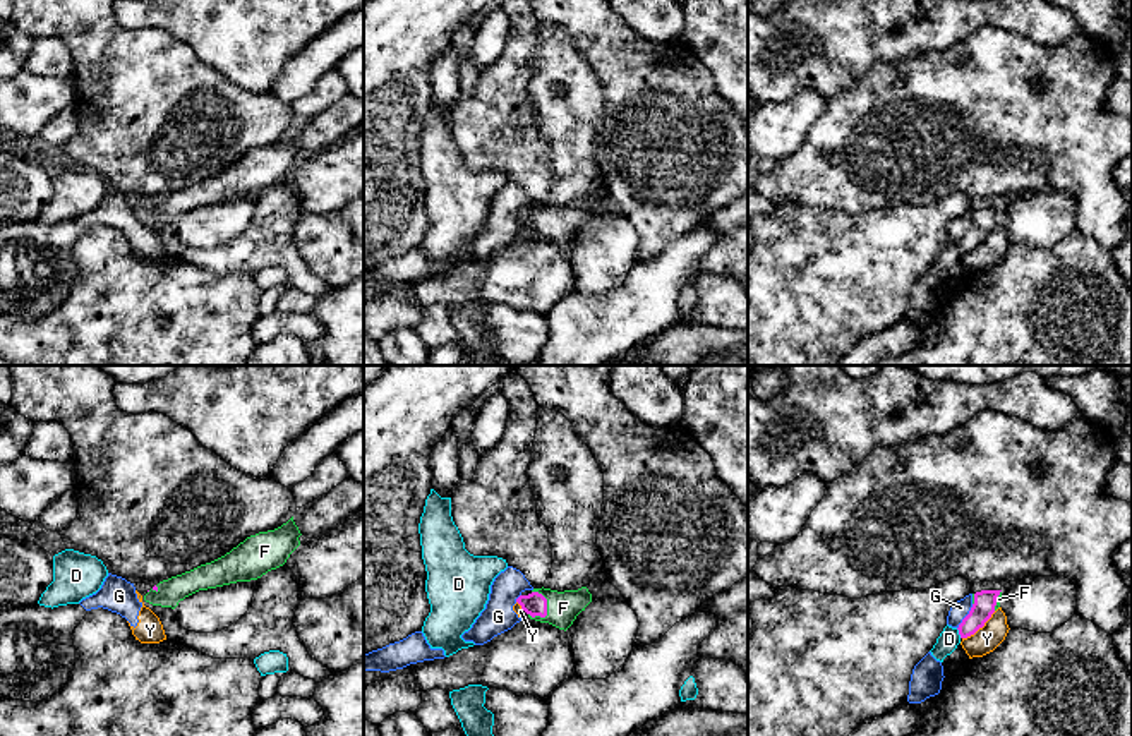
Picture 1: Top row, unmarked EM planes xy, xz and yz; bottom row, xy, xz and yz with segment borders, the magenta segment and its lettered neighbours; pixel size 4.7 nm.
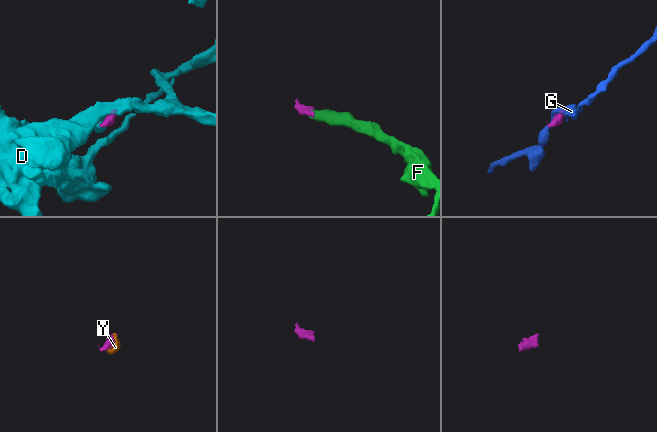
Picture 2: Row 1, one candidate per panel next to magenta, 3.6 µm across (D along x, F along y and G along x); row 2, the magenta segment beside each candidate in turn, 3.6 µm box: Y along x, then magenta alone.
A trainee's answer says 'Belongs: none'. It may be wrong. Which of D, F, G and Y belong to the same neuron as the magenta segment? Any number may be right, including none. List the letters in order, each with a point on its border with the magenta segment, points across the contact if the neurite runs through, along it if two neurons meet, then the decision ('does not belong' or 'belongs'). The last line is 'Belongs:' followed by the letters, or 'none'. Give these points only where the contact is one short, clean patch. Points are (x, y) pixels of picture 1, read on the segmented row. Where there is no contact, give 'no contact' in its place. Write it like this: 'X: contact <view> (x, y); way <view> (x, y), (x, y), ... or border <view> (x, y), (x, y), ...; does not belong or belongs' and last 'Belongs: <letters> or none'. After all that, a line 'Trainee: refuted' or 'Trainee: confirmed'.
D: contact yz (959, 633); border yz (956, 628), (961, 637); does not belong
F: contact xz (546, 603); way xz (535, 604), (546, 603), (563, 608); belongs
G: contact yz (966, 616); border yz (973, 604), (957, 628); does not belong
Y: contact yz (980, 627); border yz (995, 611), (981, 627), (963, 639); does not belong
Belongs: F
Trainee: refuted

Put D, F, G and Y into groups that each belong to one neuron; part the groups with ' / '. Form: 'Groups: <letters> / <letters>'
Groups: D / F / G Y

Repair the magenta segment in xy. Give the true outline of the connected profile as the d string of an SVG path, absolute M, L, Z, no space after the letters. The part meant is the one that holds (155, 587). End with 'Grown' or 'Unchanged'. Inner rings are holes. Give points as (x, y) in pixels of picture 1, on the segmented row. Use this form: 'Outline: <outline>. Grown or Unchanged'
Outline: M293 516L281 527L247 537L225 556L154 585L144 600L175 609L185 597L208 588L257 580L286 563L300 546Z. Grown

